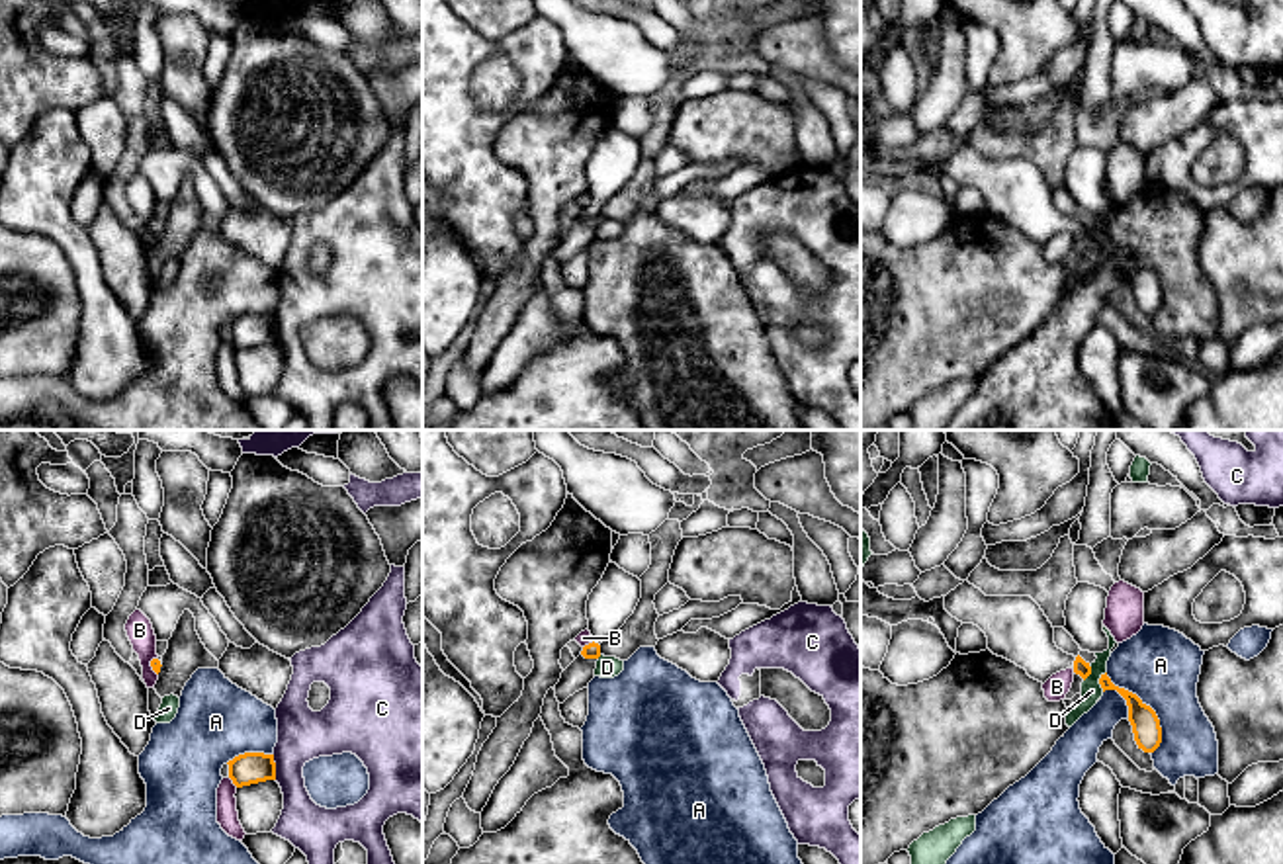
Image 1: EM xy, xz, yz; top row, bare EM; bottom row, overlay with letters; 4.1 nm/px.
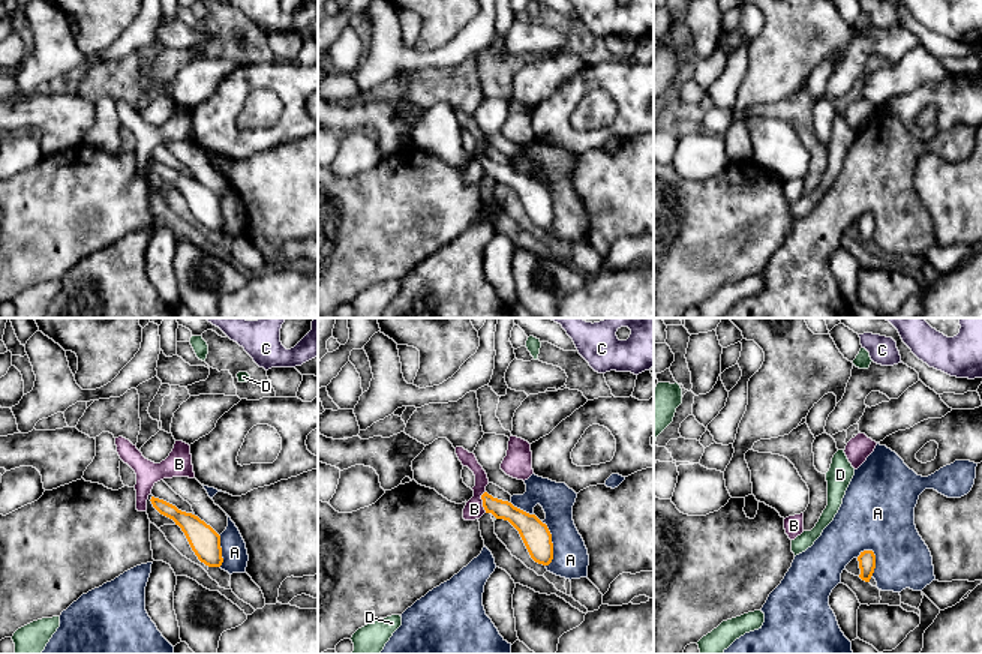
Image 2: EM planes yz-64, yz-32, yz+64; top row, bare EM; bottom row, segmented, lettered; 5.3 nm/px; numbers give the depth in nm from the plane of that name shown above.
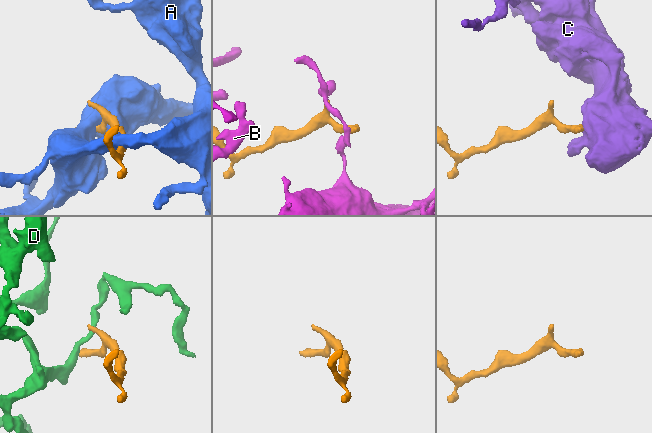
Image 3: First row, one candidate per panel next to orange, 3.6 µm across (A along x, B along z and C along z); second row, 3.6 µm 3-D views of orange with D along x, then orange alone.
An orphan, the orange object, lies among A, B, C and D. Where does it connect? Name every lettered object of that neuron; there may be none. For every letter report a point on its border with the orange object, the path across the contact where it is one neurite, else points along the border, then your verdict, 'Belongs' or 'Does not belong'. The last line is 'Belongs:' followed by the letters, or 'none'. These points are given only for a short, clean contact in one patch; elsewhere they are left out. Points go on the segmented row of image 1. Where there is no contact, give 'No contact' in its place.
A: Touches orange at yz (1150, 708). Does not belong
B: Touches orange at xy (233, 782). Does not belong
C: Touches orange at xy (274, 767). Boundary: xy (272, 753), (276, 778). Does not belong
D: Touches orange at yz (1100, 681). Boundary: yz (1106, 671), (1100, 679), (1102, 691). Does not belong
Belongs: none

